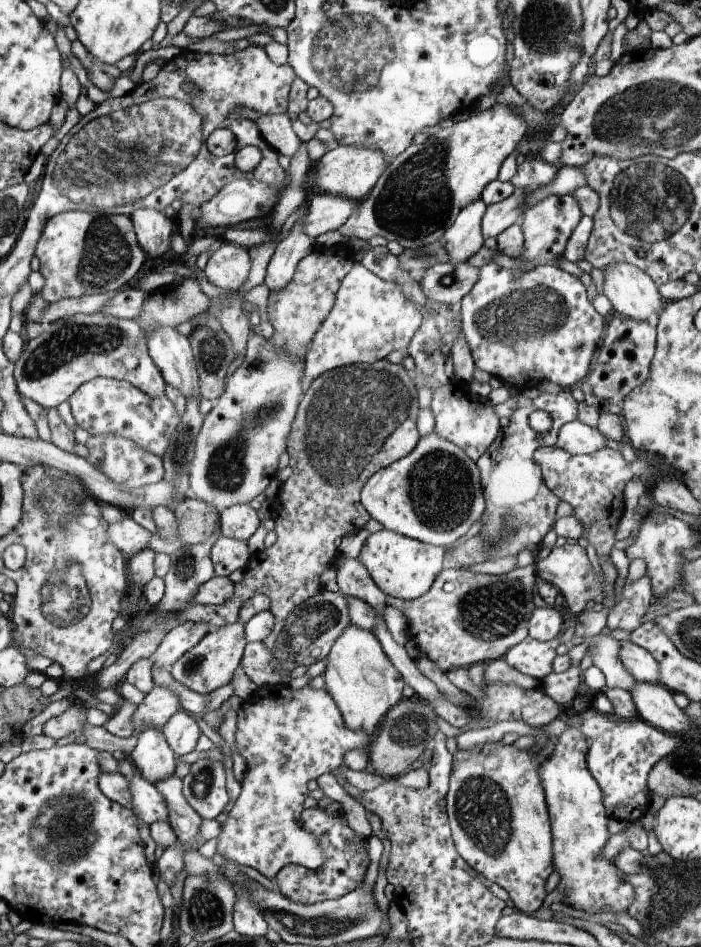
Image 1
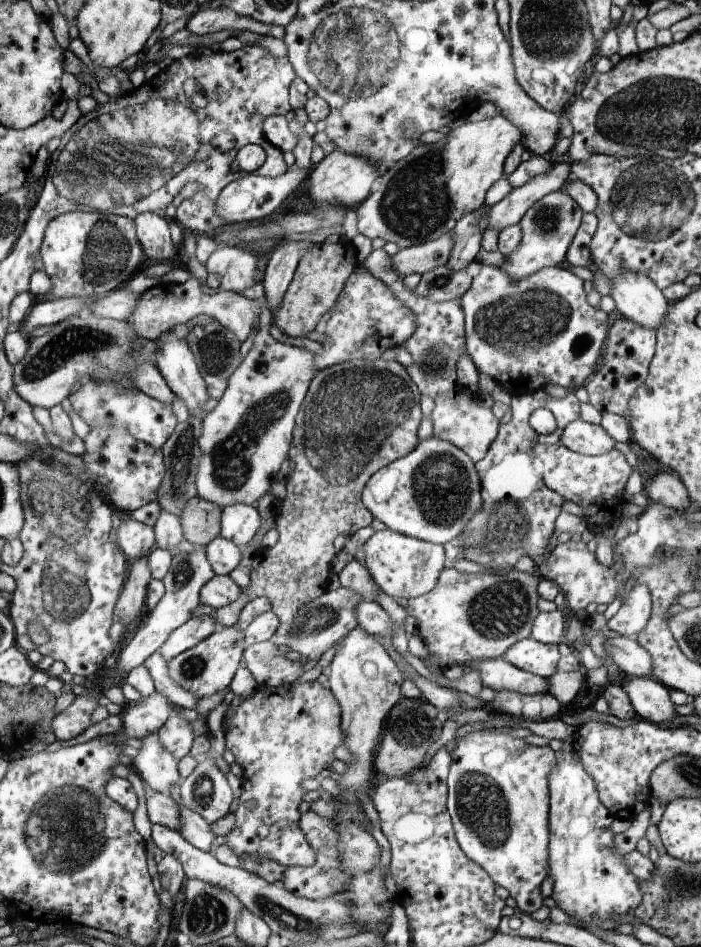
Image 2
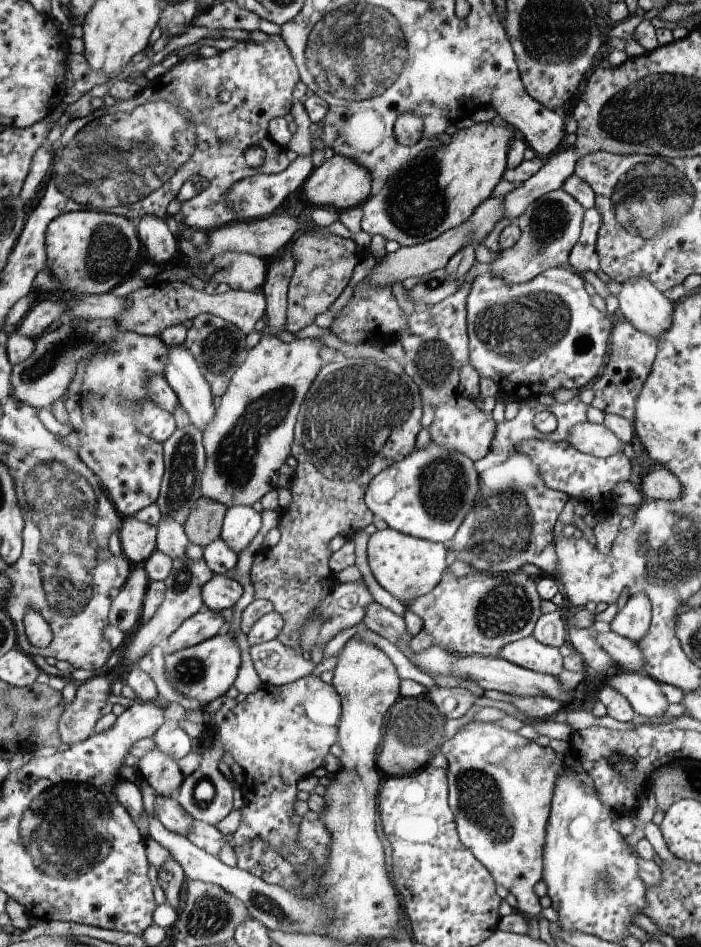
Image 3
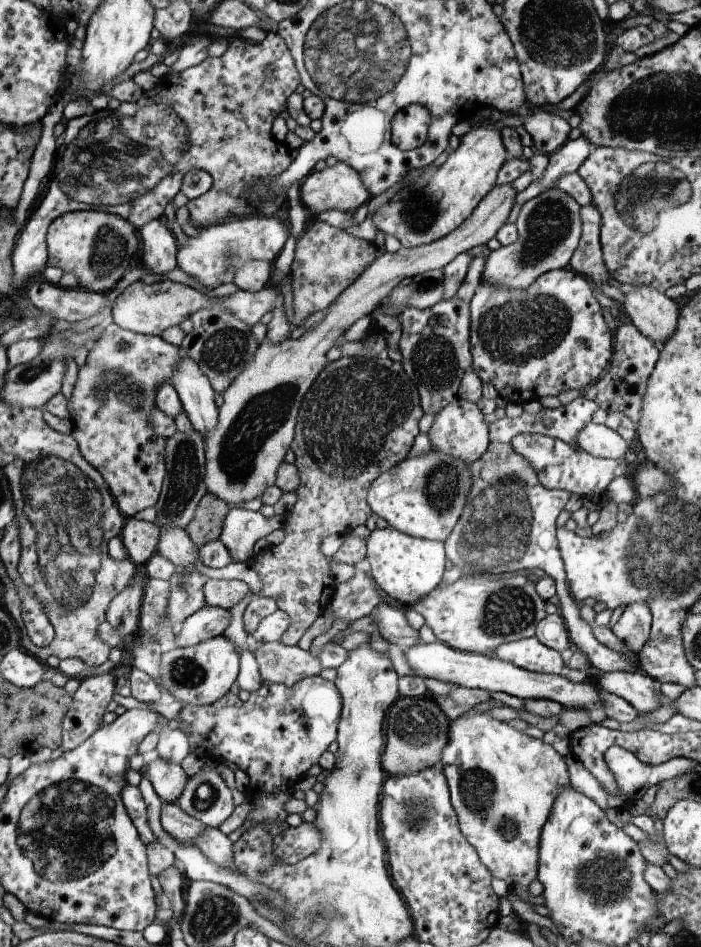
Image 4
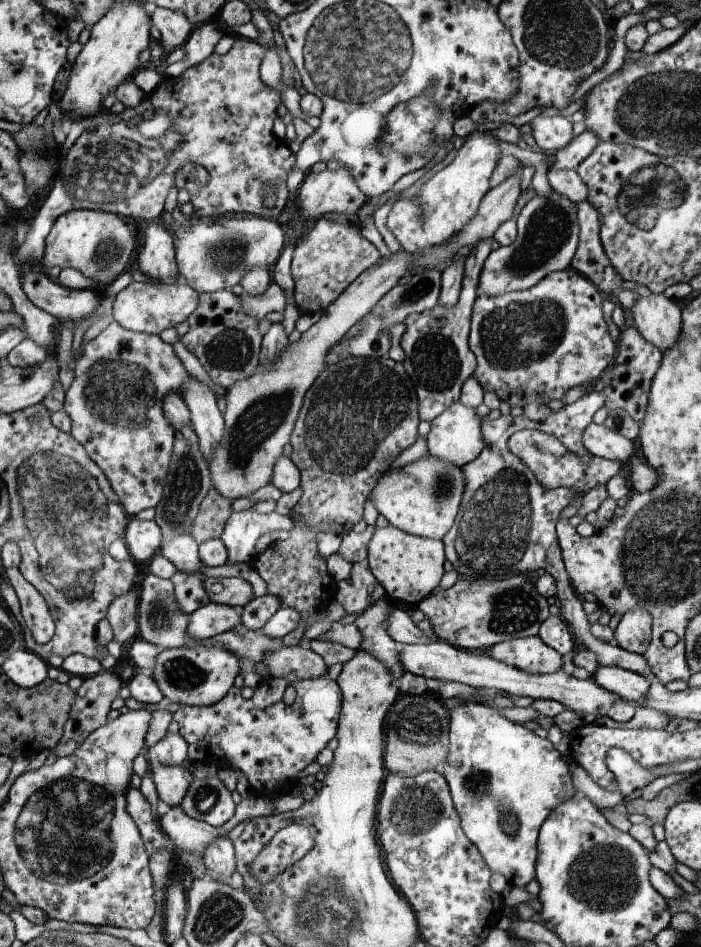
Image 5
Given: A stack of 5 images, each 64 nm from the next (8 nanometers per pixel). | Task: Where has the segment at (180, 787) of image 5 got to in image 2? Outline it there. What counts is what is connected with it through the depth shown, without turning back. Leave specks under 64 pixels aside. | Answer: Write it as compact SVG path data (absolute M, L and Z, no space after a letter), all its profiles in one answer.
M156 733L143 738L142 747L133 759L133 769L144 783L159 793L169 793L172 786L181 782L178 760L159 741Z

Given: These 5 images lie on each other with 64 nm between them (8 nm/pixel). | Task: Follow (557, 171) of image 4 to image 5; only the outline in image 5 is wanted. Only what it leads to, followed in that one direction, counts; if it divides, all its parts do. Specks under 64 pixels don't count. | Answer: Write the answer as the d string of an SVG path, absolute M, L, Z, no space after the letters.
M586 129L571 144L560 149L554 156L552 169L575 169L598 146L599 138L594 131Z

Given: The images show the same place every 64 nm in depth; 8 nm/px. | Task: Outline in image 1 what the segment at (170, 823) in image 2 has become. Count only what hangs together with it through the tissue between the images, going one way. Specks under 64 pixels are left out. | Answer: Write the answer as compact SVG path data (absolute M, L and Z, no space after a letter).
M135 771L129 787L133 794L130 809L135 810L137 818L140 817L149 825L158 821L169 824L169 808L163 794L155 784L148 782L139 772Z

